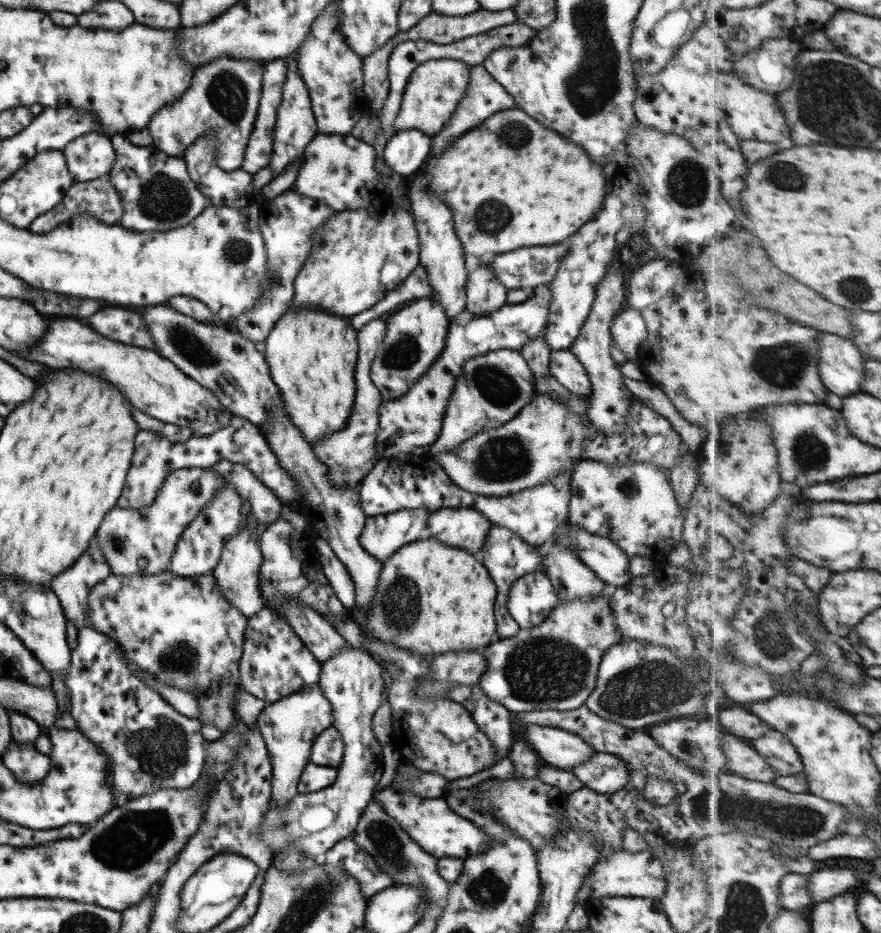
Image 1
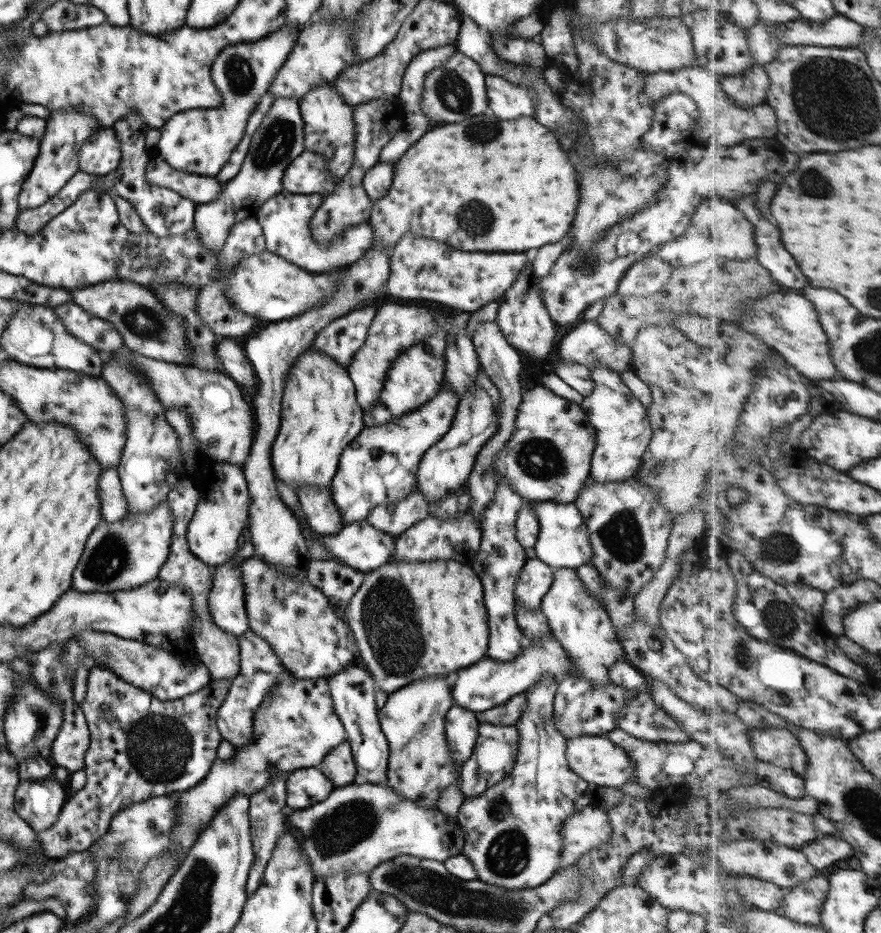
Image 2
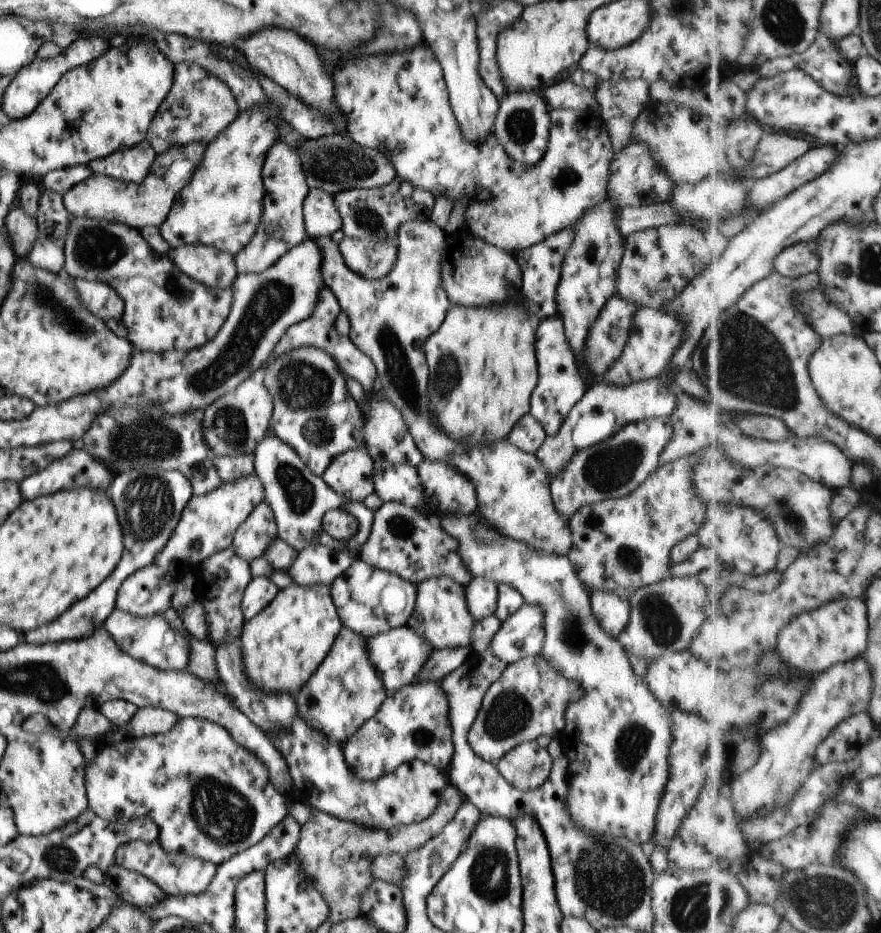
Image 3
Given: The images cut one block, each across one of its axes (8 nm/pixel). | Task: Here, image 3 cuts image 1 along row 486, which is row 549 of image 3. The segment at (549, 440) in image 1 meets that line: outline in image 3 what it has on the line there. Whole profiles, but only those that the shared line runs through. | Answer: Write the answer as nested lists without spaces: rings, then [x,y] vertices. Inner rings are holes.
[[[428,512],[440,528],[458,540],[458,554],[472,578],[488,578],[494,584],[508,584],[516,588],[523,601],[530,606],[540,606],[544,614],[544,643],[541,656],[563,678],[580,684],[582,698],[566,706],[565,726],[556,740],[569,760],[569,786],[566,806],[578,828],[592,834],[614,834],[616,838],[628,838],[630,842],[644,844],[655,832],[656,812],[666,790],[670,776],[670,746],[672,742],[671,714],[650,693],[633,670],[627,651],[616,637],[606,634],[592,614],[590,591],[582,585],[568,556],[544,554],[528,546],[526,542],[508,538],[488,524],[484,524],[478,512],[449,515]]]

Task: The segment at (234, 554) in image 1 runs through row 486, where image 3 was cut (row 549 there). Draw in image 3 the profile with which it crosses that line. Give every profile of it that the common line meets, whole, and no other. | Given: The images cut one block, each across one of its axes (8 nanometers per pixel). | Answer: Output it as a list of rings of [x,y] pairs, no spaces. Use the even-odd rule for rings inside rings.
[[[263,501],[234,534],[232,548],[234,554],[250,562],[261,558],[274,538],[277,538],[275,517],[270,506]]]

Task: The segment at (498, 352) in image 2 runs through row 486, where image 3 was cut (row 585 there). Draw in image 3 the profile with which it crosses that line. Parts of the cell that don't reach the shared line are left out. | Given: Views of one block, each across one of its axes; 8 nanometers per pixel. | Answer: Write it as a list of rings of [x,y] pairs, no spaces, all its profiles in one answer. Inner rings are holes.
[[[473,578],[465,590],[468,610],[475,620],[495,615],[498,598],[497,584],[488,578]]]

